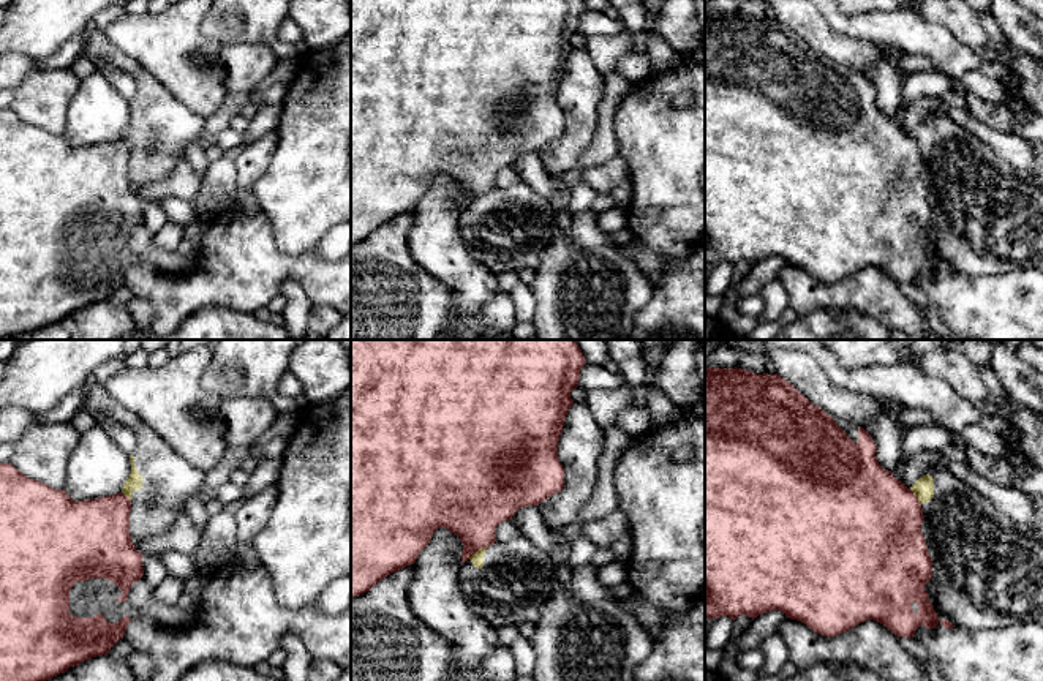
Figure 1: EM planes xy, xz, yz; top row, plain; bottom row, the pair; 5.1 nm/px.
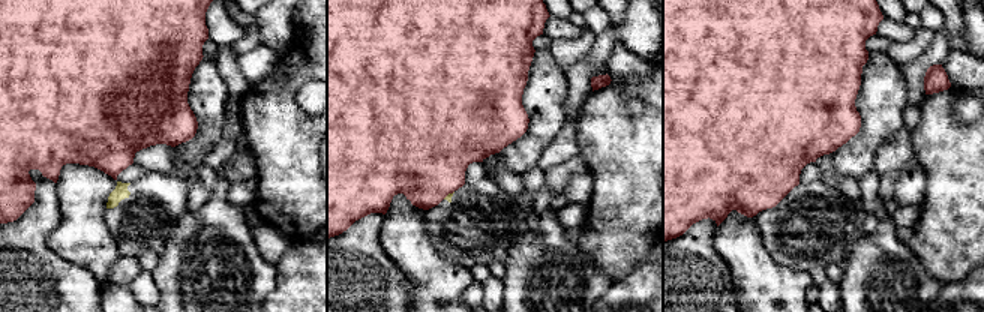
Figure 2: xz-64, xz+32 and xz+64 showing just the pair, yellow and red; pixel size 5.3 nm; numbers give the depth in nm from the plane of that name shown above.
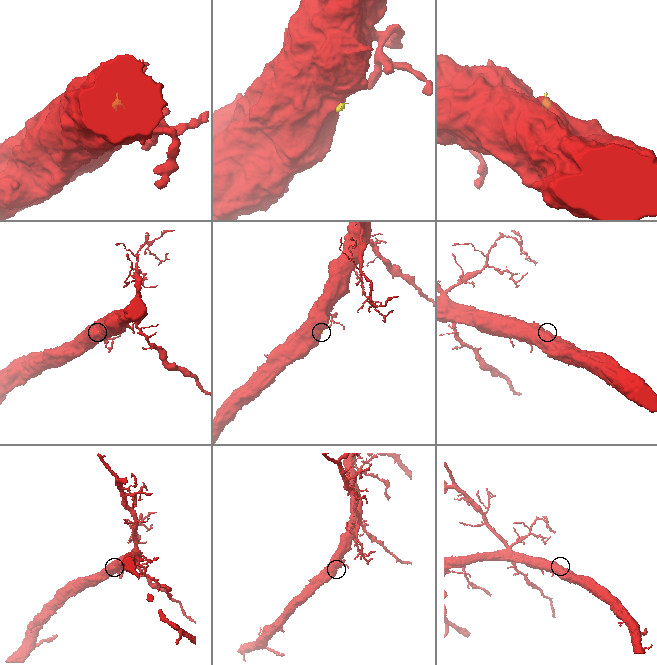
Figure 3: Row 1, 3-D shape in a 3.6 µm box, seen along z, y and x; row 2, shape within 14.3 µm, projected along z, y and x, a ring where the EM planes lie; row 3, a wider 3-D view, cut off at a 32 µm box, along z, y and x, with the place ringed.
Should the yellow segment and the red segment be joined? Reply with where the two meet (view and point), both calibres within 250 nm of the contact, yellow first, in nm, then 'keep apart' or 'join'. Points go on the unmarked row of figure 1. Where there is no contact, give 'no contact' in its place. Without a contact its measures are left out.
meets yellow in xz at (476, 198); 60 nm thick on the yellow side, 360 nm on the other; keep apart

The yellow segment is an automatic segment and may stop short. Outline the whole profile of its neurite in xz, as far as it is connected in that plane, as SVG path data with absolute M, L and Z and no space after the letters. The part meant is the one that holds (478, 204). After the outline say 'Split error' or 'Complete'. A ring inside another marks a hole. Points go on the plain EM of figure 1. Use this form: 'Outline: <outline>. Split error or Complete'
Outline: M523 180L476 198L460 215L463 242L493 275L536 269L556 229L550 199Z. Split error

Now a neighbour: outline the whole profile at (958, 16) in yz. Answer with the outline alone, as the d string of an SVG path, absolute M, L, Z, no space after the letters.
M929 0L918 6L926 21L943 24L966 46L978 51L983 62L997 62L997 46L986 35L980 14L962 0Z

